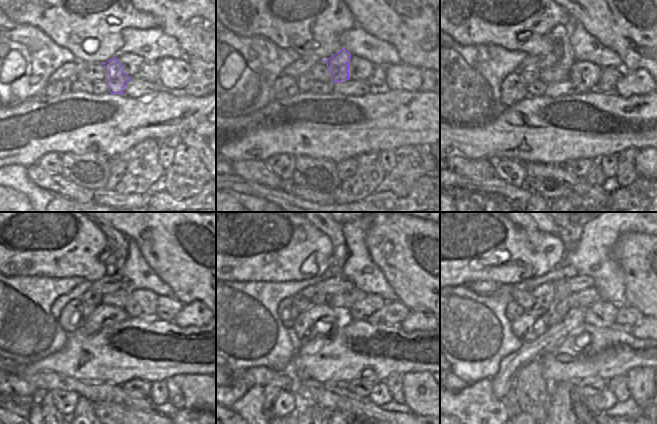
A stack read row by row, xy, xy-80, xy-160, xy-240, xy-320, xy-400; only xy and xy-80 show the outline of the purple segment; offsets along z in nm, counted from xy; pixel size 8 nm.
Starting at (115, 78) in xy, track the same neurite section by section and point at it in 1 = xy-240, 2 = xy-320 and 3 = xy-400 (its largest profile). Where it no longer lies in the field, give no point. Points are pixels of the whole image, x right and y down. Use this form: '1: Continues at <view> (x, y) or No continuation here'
1: Continues at xy-240 (117, 243)
2: Continues at xy-320 (334, 232)
3: Continues at xy-400 (547, 232).

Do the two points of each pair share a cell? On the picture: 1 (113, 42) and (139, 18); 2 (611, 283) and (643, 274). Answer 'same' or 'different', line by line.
1: same
2: different

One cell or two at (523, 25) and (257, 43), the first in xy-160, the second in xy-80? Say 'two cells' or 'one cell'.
two cells

